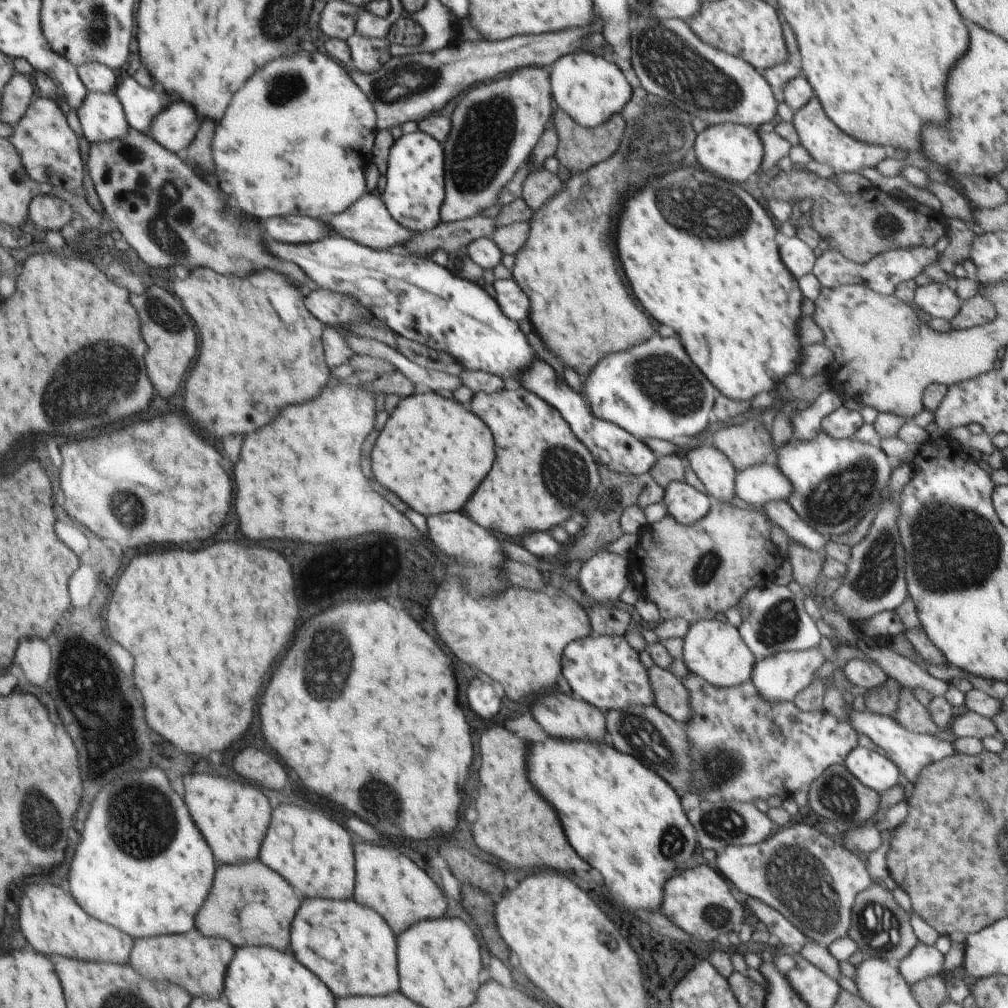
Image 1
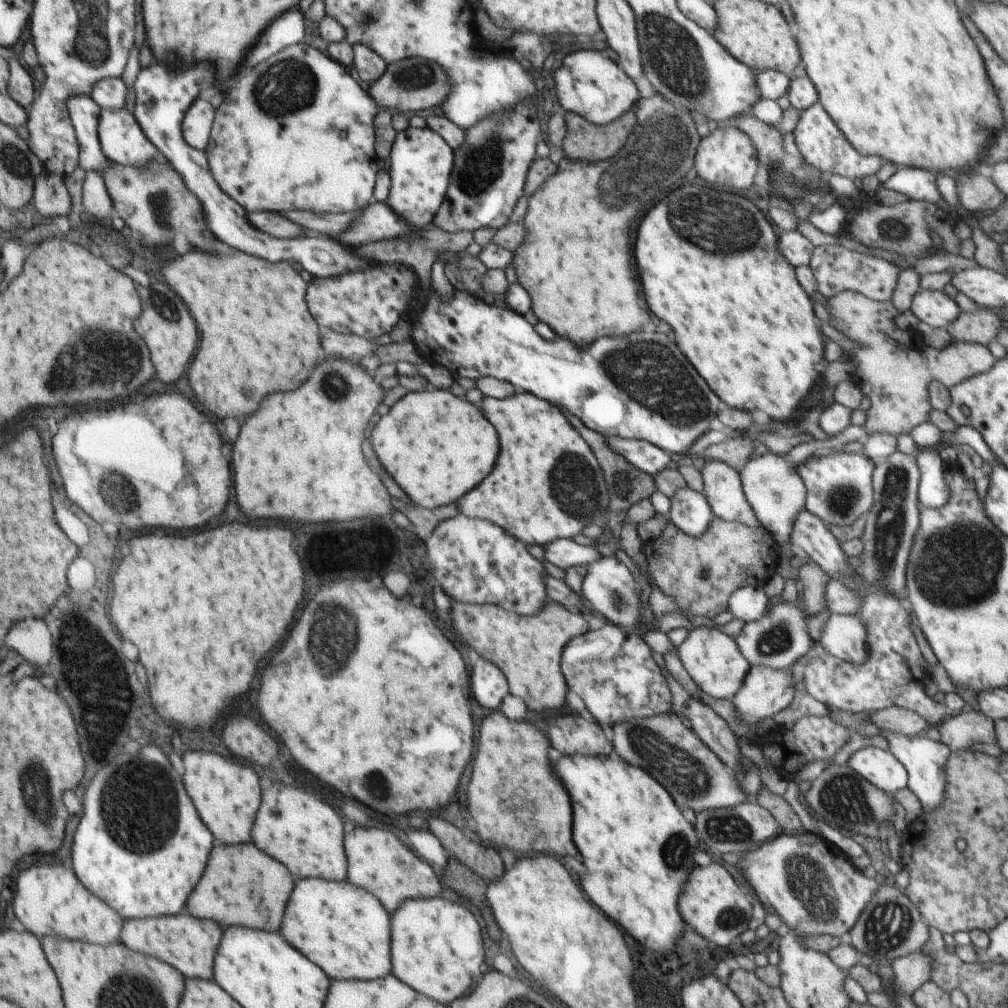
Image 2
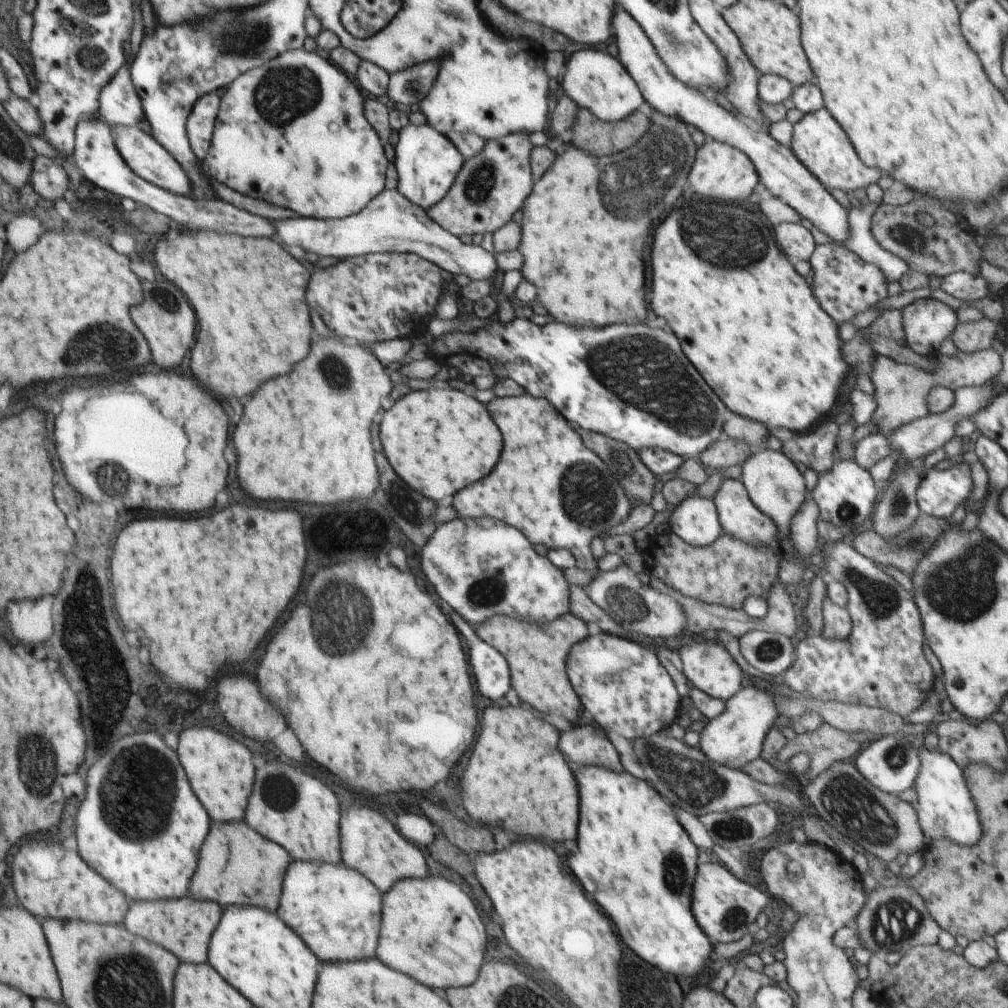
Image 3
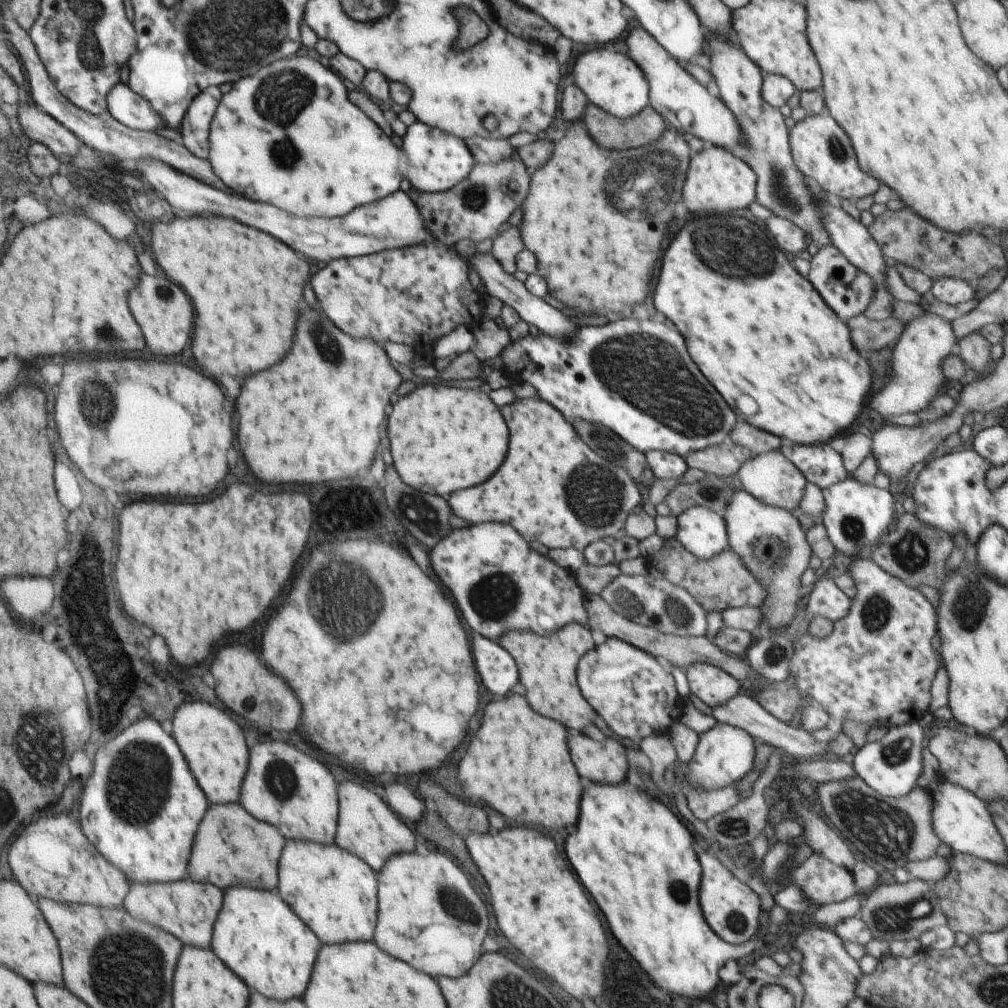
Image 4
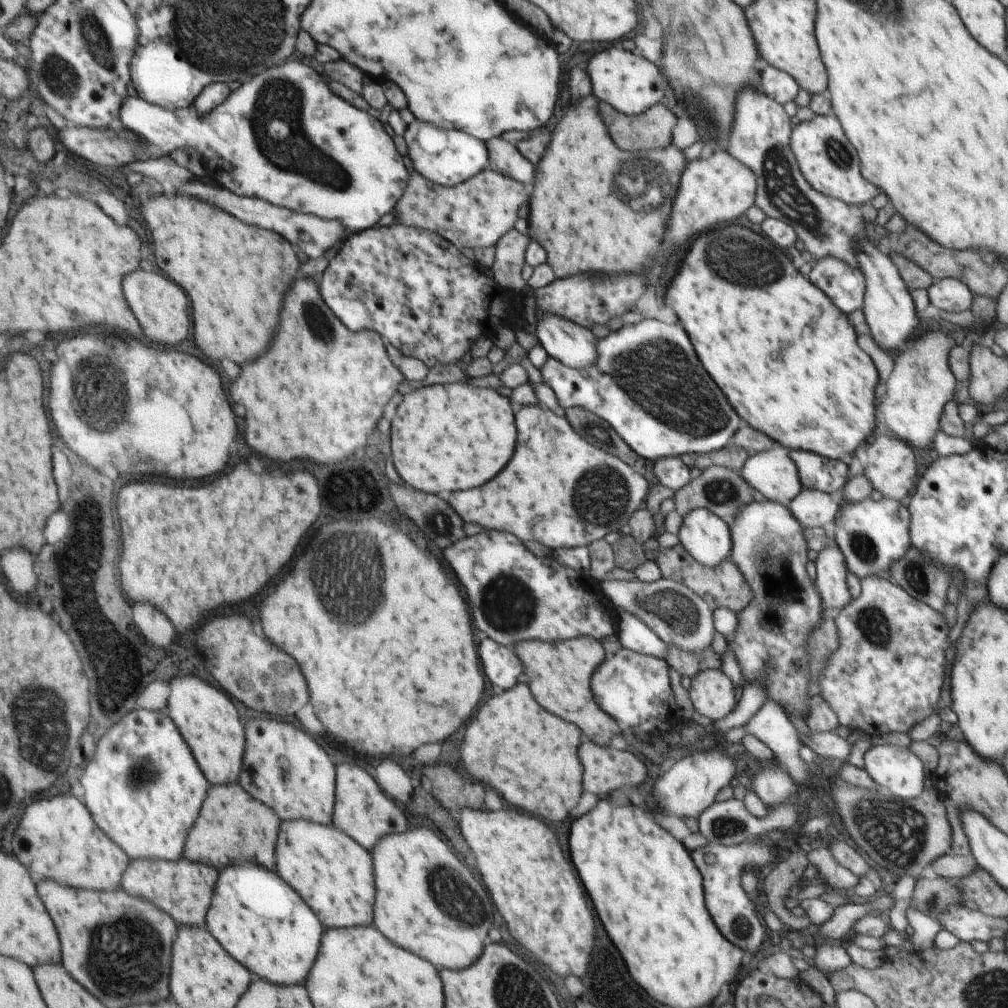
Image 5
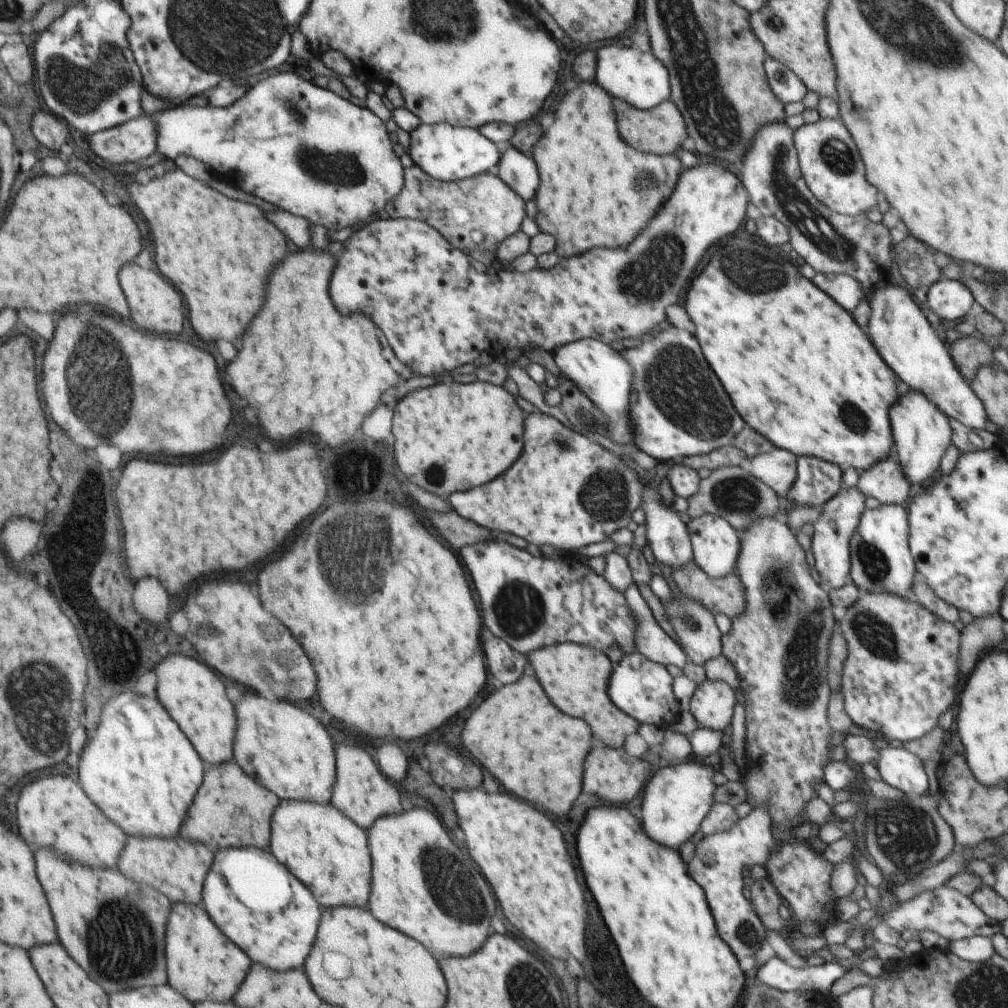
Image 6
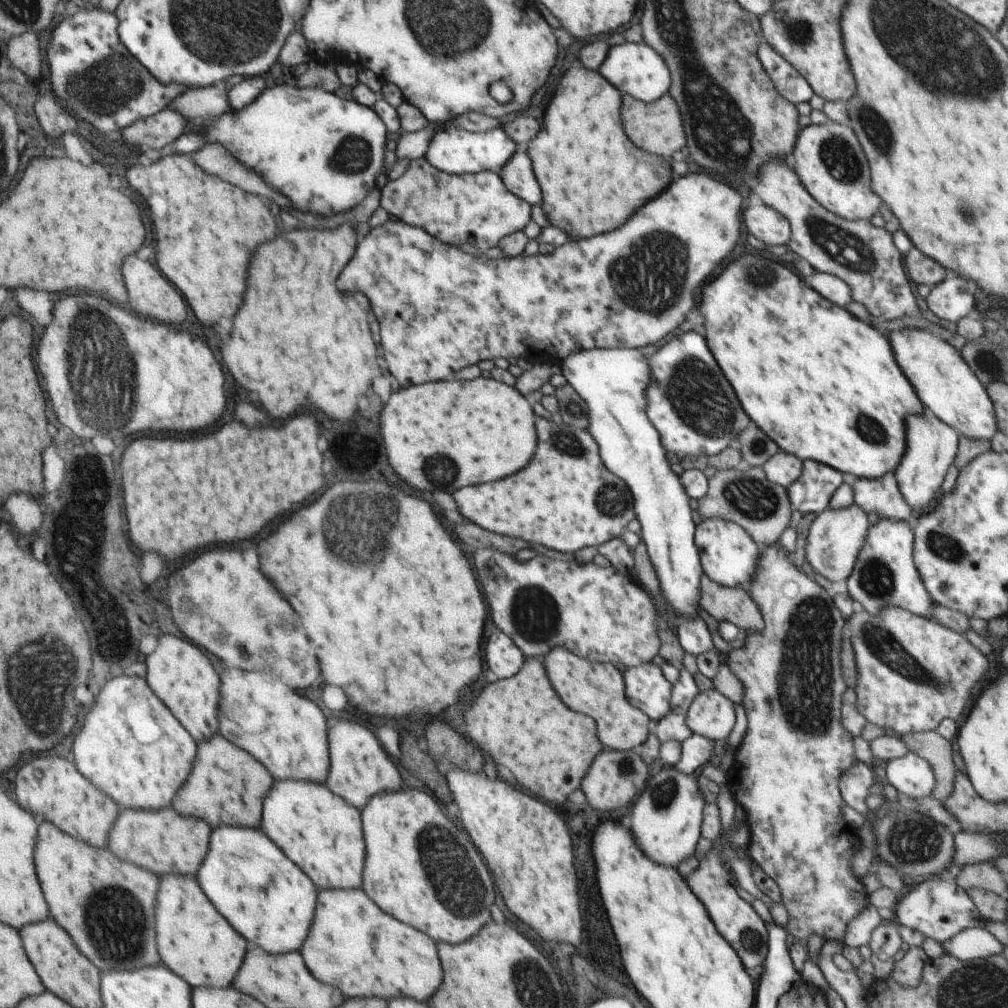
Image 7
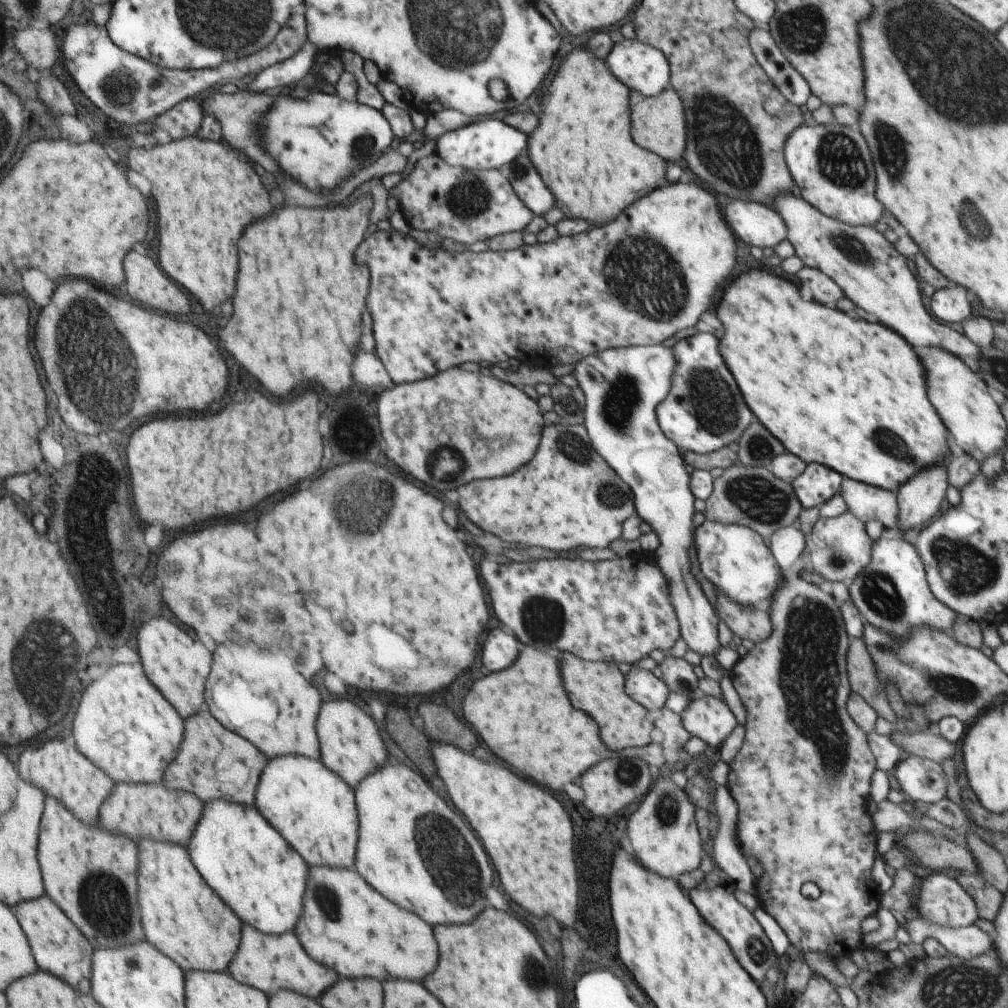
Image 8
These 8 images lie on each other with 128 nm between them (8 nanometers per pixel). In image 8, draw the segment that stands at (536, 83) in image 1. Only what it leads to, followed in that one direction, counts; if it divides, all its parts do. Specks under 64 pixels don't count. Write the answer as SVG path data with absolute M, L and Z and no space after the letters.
M435 153L420 158L412 172L388 190L388 194L399 202L408 229L430 230L443 239L452 238L467 245L478 240L488 242L504 233L523 232L535 216L499 169L449 167Z

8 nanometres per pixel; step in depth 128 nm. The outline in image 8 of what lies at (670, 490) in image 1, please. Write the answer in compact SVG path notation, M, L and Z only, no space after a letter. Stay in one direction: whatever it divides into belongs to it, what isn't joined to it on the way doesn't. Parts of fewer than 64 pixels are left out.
M704 521L695 528L696 558L702 574L734 602L749 607L769 606L775 590L781 583L781 570L762 536L740 523L726 524Z

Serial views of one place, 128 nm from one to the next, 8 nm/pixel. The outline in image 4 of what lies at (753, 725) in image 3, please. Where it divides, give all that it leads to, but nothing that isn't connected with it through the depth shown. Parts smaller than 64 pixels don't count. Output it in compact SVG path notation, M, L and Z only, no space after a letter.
M717 722L713 728L699 735L699 741L693 759L689 764L691 767L684 774L685 780L683 783L689 789L719 789L728 786L734 781L738 782L756 764L756 749L755 738L750 733L747 733L746 730L737 726Z

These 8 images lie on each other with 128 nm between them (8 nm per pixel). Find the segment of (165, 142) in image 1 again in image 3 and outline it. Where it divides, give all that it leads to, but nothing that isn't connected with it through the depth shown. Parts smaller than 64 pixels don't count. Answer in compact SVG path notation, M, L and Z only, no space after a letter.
M208 94L194 106L194 110L189 114L190 118L190 140L194 154L202 161L209 154L212 148L213 133L216 129L218 106L220 98L218 94Z

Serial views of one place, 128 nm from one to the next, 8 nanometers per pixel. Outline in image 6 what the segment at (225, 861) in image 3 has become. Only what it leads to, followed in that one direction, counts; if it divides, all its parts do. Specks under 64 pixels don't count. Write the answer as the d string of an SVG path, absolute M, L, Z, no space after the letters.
M236 760L212 767L203 776L202 790L194 797L192 806L179 828L179 836L188 842L208 845L217 852L220 848L254 847L263 851L270 844L270 818L278 800L274 794L256 784L250 776L242 772Z

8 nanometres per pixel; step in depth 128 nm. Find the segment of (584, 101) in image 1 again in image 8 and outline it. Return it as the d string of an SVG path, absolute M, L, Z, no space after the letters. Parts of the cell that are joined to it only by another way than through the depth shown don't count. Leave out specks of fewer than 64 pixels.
M636 39L622 40L612 48L612 52L606 58L606 64L610 66L610 72L626 84L630 90L636 90L647 97L658 96L663 90L671 87L671 68L669 60L661 50L644 44Z

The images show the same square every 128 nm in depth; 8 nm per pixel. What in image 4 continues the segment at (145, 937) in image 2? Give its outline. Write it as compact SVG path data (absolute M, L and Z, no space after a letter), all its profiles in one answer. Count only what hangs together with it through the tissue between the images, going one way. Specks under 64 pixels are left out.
M188 876L173 883L130 883L124 908L134 918L174 935L184 946L208 948L213 926L224 904L224 892L210 882L196 882Z

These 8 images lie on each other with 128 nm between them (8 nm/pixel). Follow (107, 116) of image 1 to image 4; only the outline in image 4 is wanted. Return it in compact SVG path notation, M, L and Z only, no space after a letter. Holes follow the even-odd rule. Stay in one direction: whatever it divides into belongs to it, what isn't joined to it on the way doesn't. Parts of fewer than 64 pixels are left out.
M138 159L133 165L141 178L148 184L152 184L156 194L170 202L176 216L180 218L194 216L194 214L204 214L206 210L206 214L218 214L218 216L222 214L224 218L238 218L248 226L270 232L274 238L286 242L292 250L302 252L308 258L322 260L321 265L344 257L361 257L388 249L402 249L419 243L438 242L427 227L418 207L409 197L409 192L401 189L389 194L388 197L381 198L381 201L359 206L343 217L331 219L299 217L268 203L258 204L259 201L254 202L242 196L236 198L232 194L206 186L186 176L184 172L178 172L173 166L154 159ZM476 252L469 256L469 258L464 257L463 261L467 264L468 268L472 268L480 276L481 286L483 290L486 290L486 294L496 296L504 305L511 306L520 315L522 320L525 320L528 324L534 324L543 333L558 337L559 339L564 337L565 341L575 337L579 326L570 321L570 316L562 314L556 308L546 304L543 299L530 294L530 291L522 281L504 272L502 265L493 257L492 253Z

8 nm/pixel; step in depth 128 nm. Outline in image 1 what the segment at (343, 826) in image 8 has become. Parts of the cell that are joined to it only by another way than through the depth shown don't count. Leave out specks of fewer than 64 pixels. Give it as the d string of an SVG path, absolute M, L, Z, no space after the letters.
M302 898L298 912L295 914L294 922L292 922L292 952L298 958L298 962L302 962L308 970L314 970L314 974L318 978L322 978L322 982L326 982L326 986L330 986L330 992L336 998L350 997L350 994L362 994L362 996L384 996L384 994L392 994L398 992L399 972L397 965L397 940L393 930L388 926L388 923L370 907L364 907L354 898L346 901L337 901L334 899L316 899Z

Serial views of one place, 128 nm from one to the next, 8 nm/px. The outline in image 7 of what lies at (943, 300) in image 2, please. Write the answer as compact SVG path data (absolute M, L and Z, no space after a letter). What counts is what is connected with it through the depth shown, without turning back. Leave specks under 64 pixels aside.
M931 410L926 414L910 414L905 418L905 453L894 470L895 477L905 501L915 514L922 513L934 500L946 476L948 467L955 462L959 435L954 427L948 426Z

